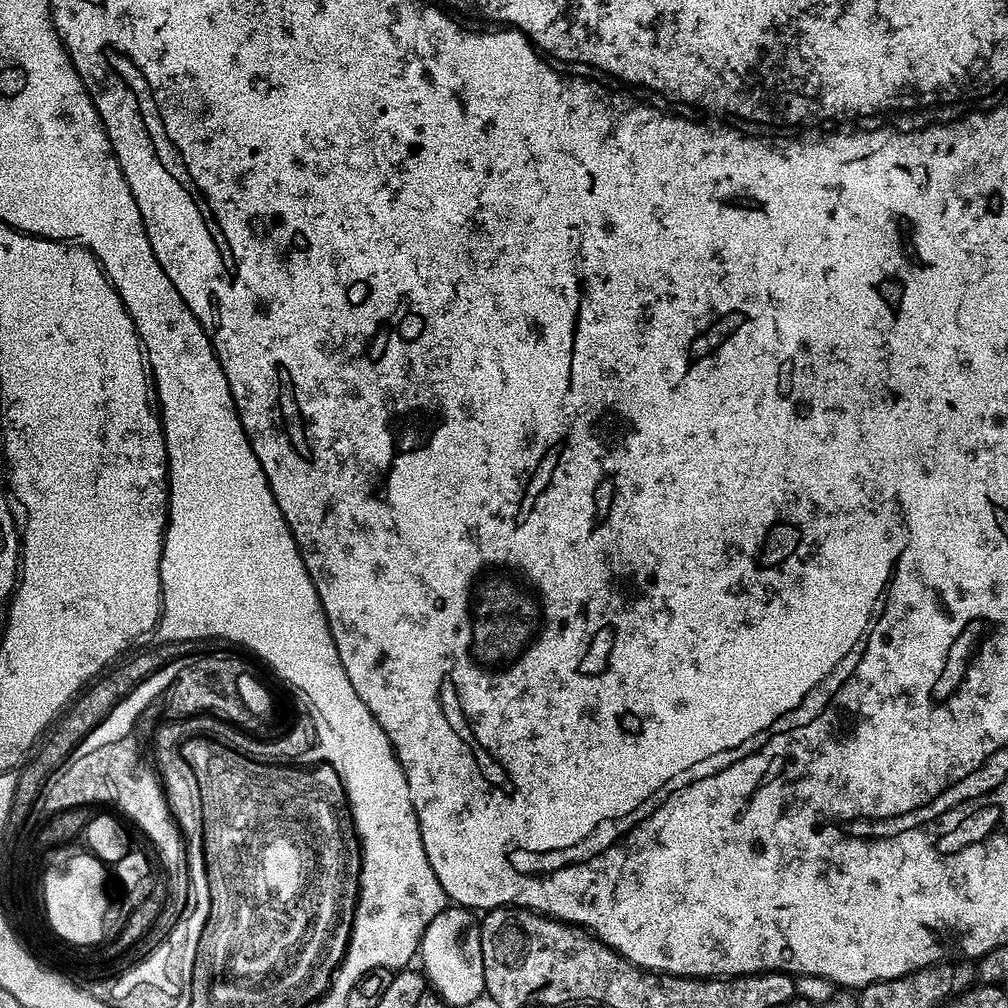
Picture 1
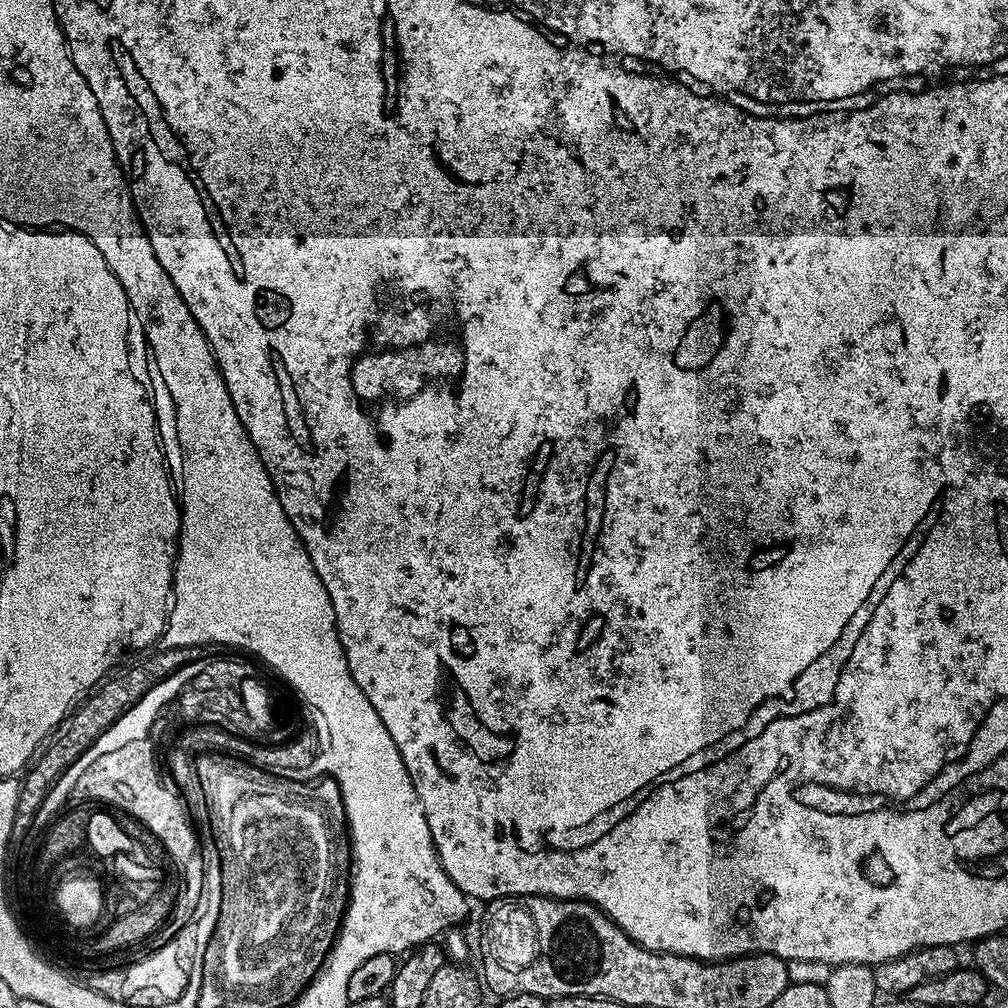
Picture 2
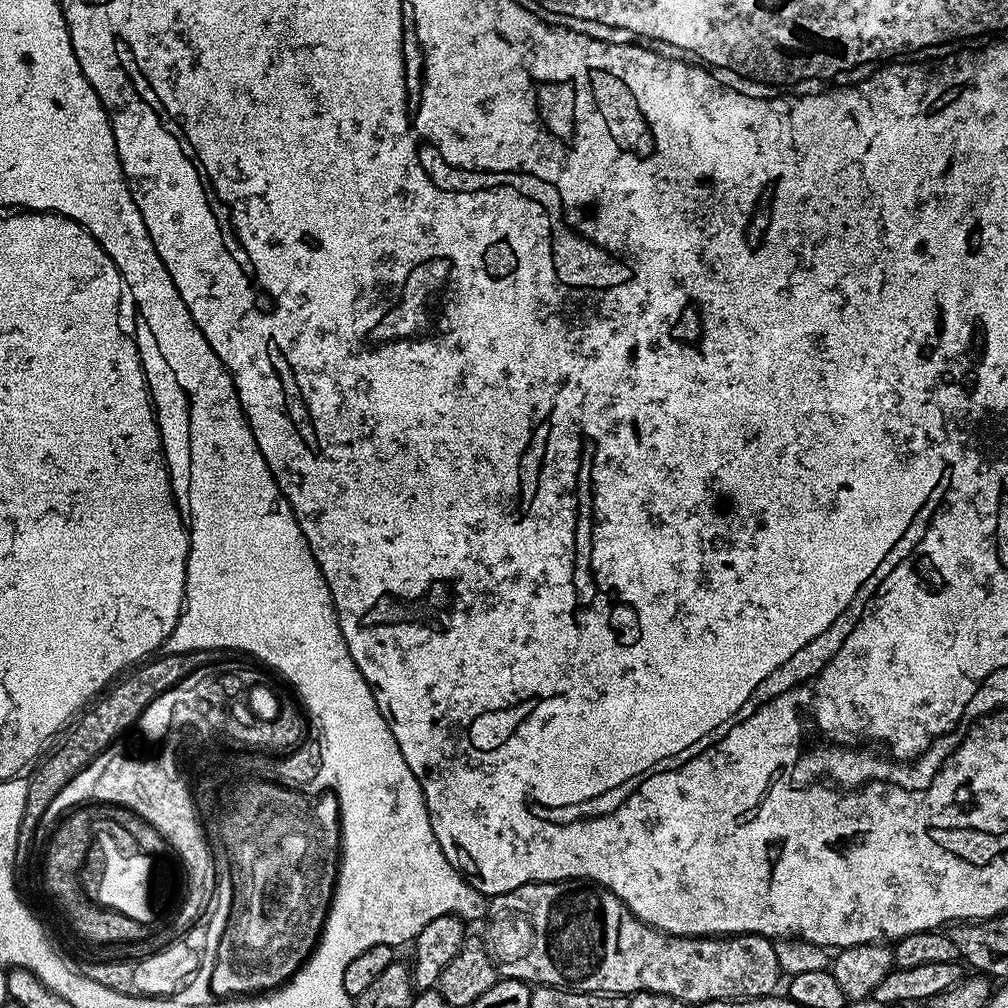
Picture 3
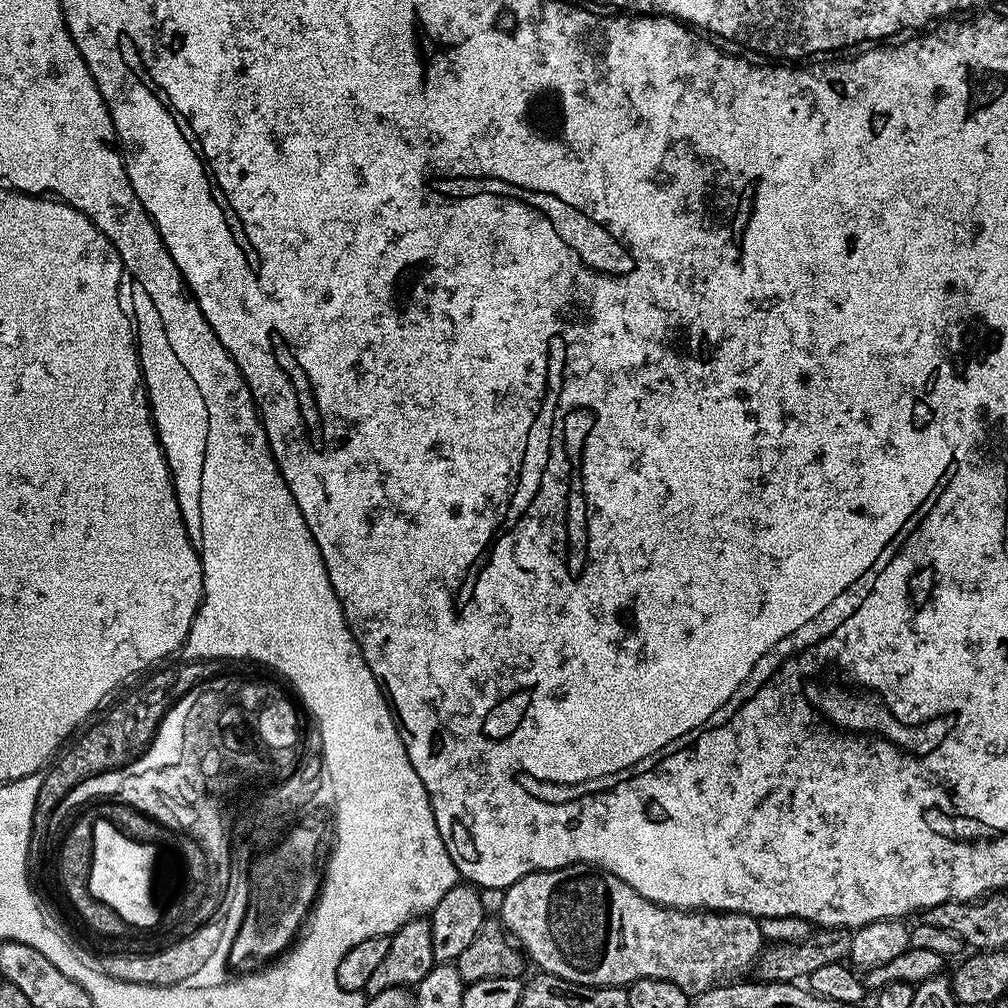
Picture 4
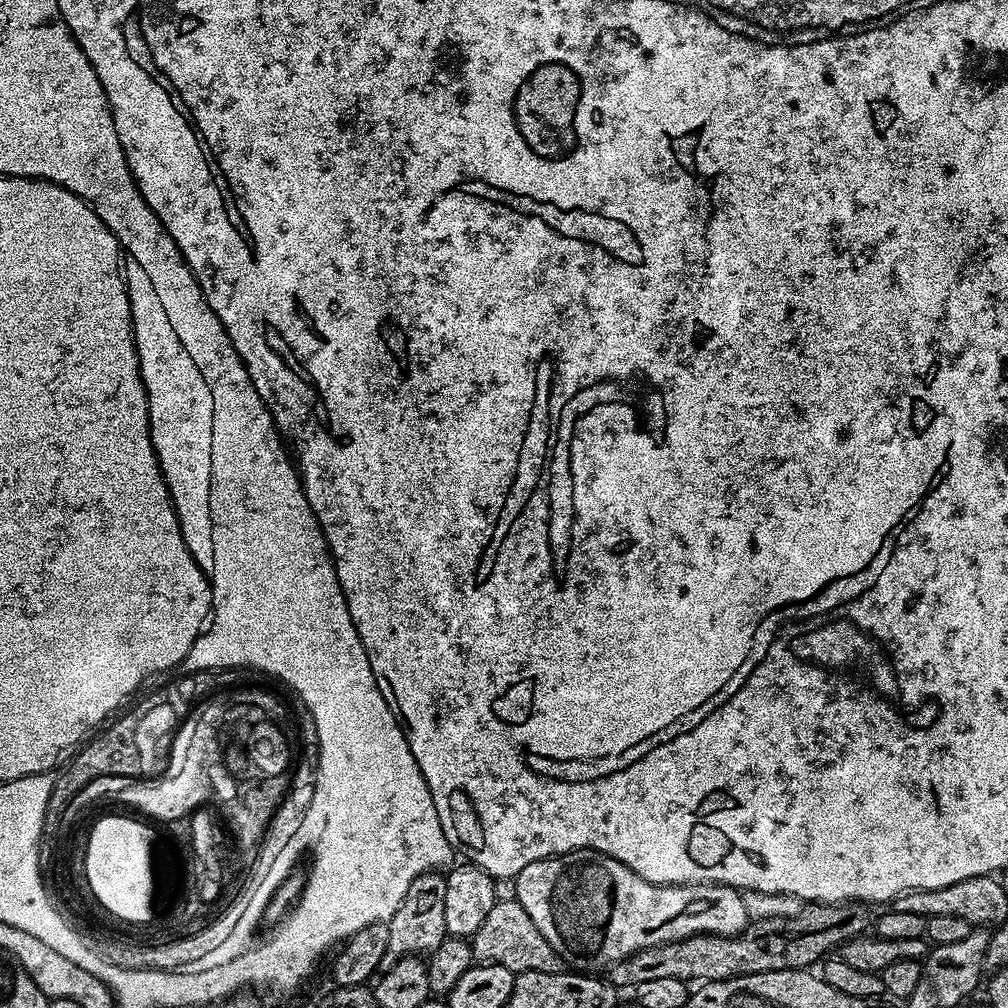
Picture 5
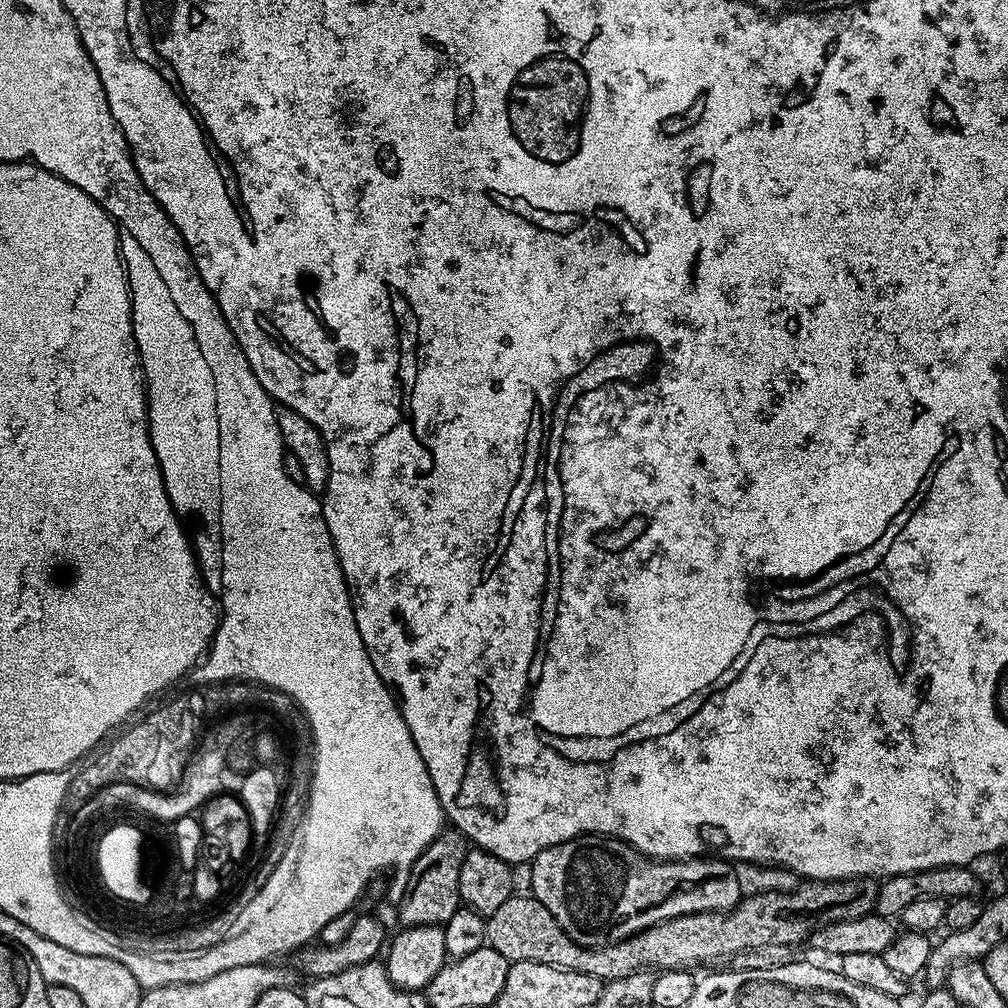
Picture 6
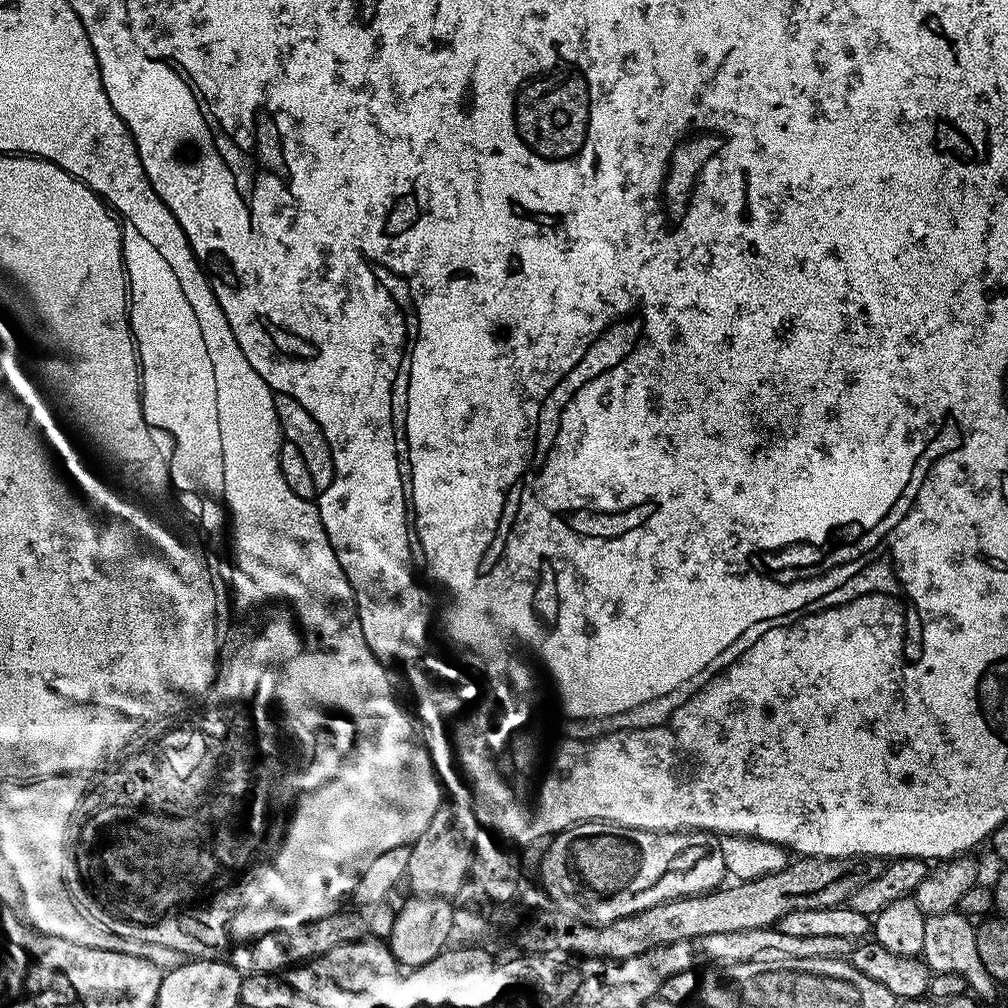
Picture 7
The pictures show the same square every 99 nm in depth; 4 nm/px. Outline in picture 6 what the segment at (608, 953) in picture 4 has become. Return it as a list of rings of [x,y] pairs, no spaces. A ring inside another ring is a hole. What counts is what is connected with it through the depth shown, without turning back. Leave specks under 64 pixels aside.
[[[579,836],[577,840],[550,846],[530,861],[531,868],[531,895],[542,902],[546,910],[550,910],[565,934],[587,948],[617,944],[619,940],[630,938],[636,932],[670,918],[699,912],[728,912],[742,899],[738,874],[729,861],[719,858],[657,860],[611,836]]]

